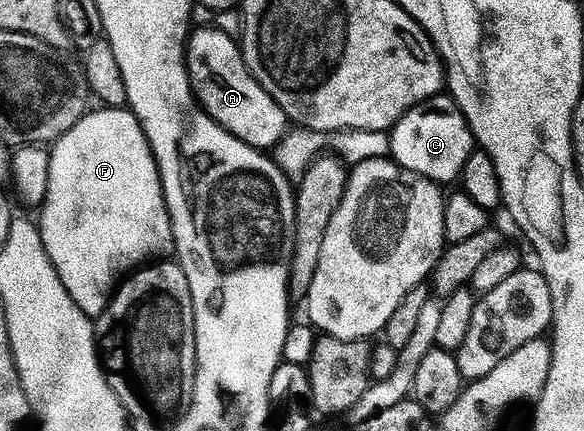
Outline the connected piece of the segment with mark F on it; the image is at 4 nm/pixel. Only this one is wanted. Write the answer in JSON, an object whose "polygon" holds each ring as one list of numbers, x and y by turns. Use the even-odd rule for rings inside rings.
{"polygon":[[102,107,97,110,92,112,91,115,84,116,55,147,52,147,50,151,50,172,48,173,48,193,46,194,46,202,40,208,40,214,42,214,42,219,40,218,42,248,46,250,47,257,52,261,64,289,68,289,68,297,72,297,72,301,76,301,76,305,92,321,96,321,102,316,104,309,110,304,111,295,114,294,123,276,149,264,151,261,157,260,159,257,169,256,166,254,171,254,174,251,172,221,168,213,168,205,164,201,164,189,160,181,160,173,150,143,146,139,145,133,142,132,142,126,138,123,134,112,129,109]]}

